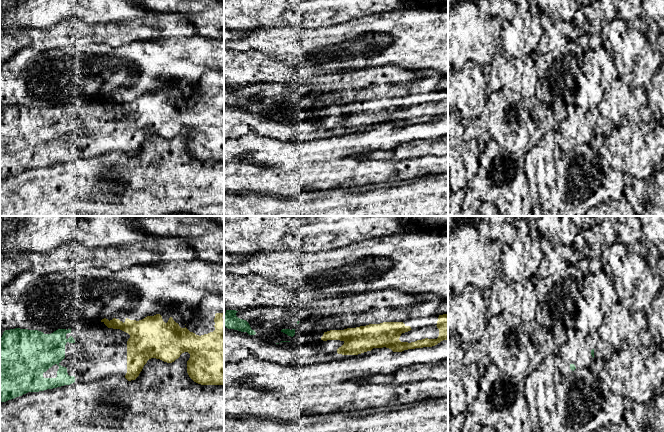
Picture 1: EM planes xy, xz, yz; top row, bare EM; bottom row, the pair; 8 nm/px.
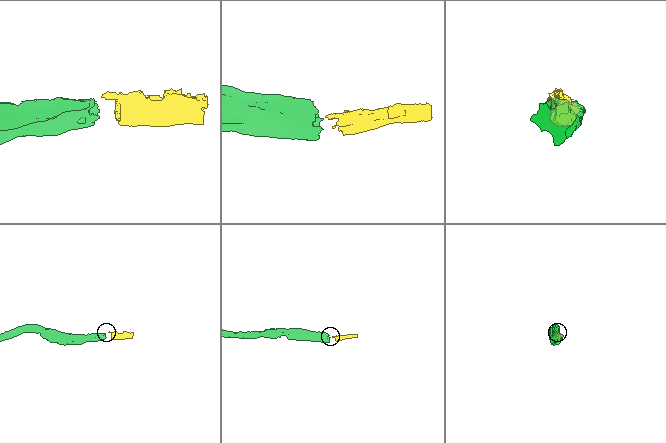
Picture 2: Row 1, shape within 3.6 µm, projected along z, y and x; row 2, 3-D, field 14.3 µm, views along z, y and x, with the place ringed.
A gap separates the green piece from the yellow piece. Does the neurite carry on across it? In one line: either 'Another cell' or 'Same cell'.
Same cell

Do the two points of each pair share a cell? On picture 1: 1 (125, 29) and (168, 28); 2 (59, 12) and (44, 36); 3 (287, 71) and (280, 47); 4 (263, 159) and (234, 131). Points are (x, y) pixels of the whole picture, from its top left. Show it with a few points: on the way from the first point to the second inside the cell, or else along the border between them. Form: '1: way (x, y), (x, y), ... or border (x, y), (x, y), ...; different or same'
1: way (136, 29), (153, 29), (157, 25); same
2: border (69, 18), (45, 27), (28, 27); different
3: border (262, 53), (288, 64), (307, 67); different
4: border (264, 137), (246, 135), (234, 139); different

